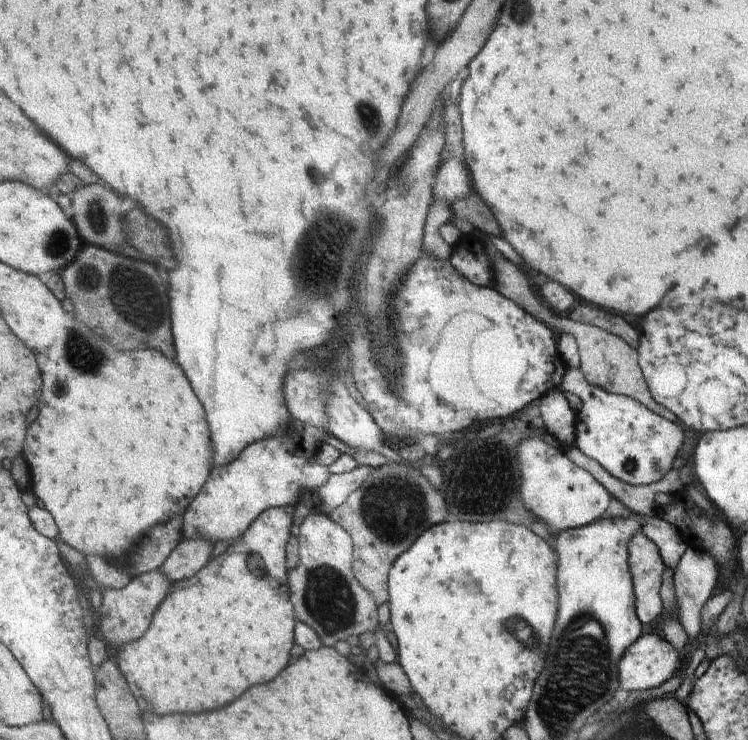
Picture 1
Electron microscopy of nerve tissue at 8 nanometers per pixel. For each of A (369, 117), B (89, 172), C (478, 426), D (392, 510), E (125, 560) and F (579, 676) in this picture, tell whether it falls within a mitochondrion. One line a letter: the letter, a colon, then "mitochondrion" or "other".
A: mitochondrion
B: other
C: other
D: mitochondrion
E: other
F: mitochondrion

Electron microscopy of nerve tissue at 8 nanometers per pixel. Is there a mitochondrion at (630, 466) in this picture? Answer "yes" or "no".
yes

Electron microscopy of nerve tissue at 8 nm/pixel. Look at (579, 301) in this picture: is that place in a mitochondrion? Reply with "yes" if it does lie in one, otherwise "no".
no

